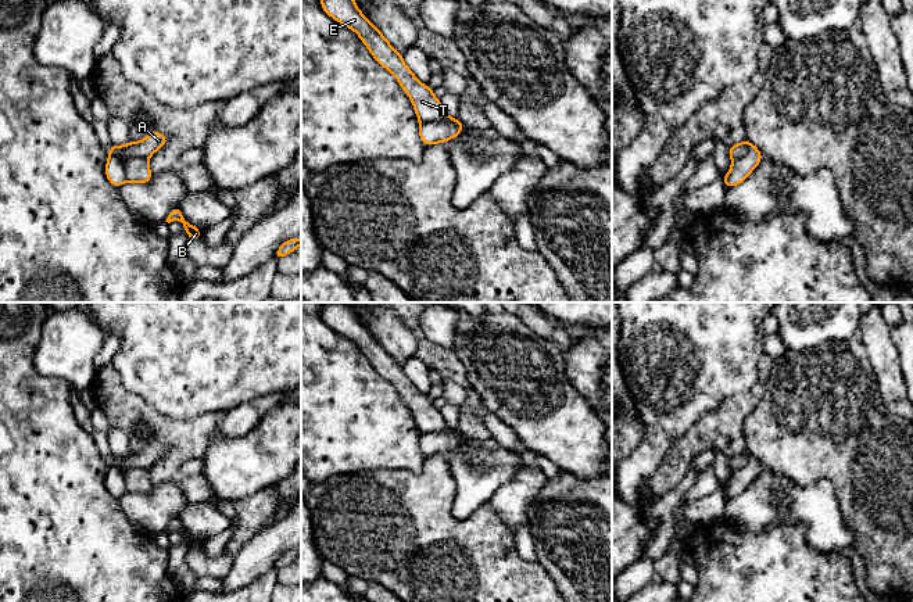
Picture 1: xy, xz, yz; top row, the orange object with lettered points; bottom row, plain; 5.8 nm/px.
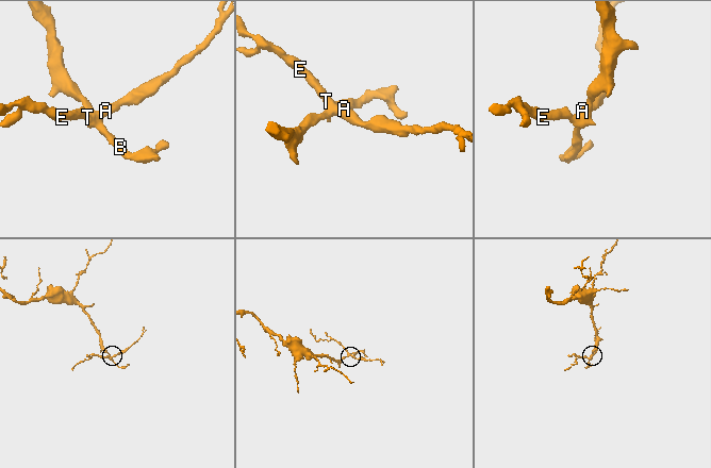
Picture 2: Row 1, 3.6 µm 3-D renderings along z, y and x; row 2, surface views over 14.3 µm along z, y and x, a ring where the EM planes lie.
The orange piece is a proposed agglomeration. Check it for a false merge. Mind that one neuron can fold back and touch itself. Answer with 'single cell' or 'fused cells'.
fused cells

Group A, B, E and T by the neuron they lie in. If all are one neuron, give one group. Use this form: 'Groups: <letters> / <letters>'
Groups: A E T / B

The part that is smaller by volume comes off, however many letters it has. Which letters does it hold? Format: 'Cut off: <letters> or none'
Cut off: A, E, T

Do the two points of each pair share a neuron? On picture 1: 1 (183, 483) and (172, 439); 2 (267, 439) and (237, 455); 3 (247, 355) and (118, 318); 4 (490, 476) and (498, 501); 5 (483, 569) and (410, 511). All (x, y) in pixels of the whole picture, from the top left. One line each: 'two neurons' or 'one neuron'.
1: one neuron
2: one neuron
3: one neuron
4: two neurons
5: one neuron

